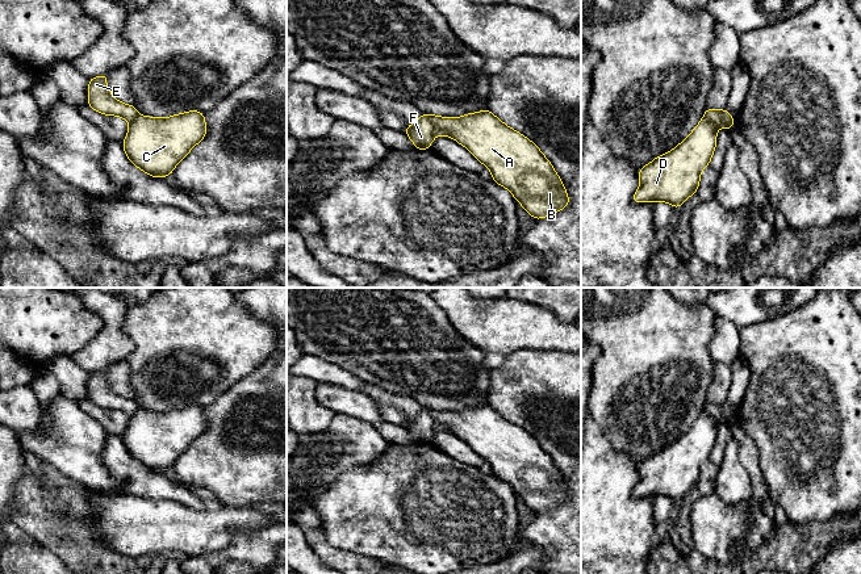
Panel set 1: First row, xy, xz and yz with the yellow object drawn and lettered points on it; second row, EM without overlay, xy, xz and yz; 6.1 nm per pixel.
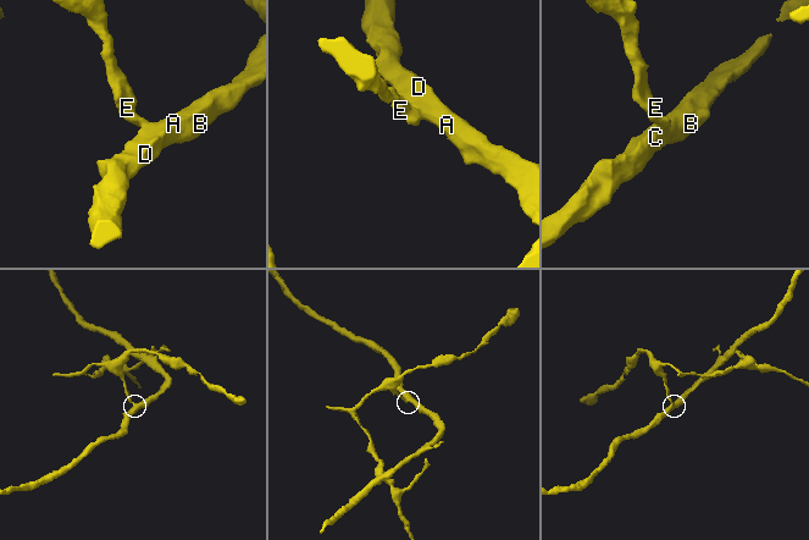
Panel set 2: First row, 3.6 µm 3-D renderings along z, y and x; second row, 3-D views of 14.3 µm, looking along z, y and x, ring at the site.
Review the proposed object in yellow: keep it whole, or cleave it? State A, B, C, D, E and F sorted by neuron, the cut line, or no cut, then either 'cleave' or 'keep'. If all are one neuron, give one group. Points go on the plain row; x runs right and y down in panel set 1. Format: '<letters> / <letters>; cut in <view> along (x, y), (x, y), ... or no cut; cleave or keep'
A B C D / E F; cut in xz along (427, 409), (437, 428); cleave

